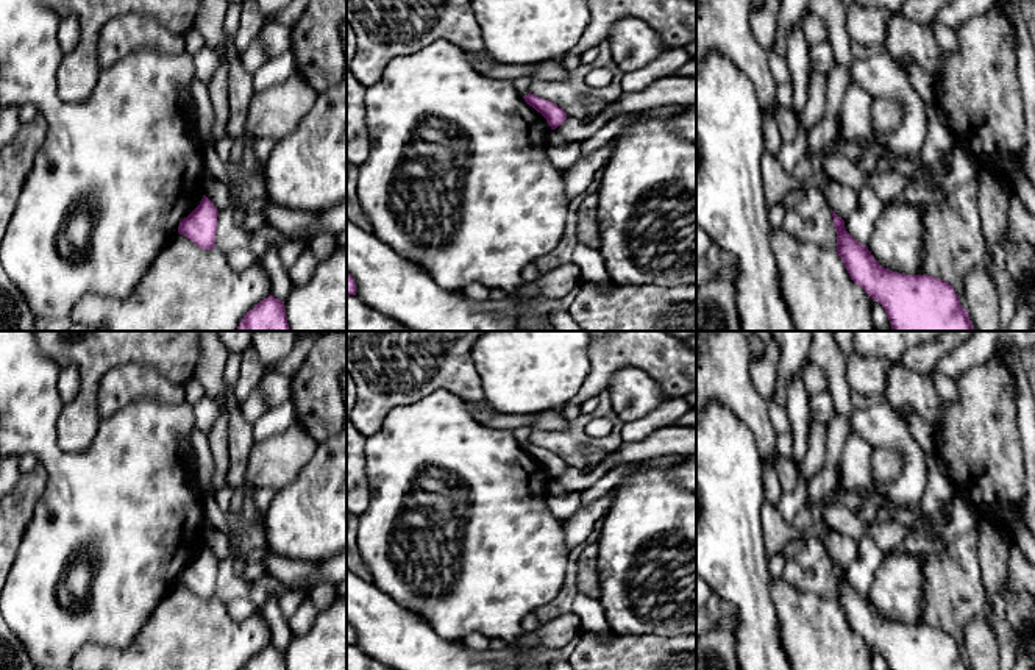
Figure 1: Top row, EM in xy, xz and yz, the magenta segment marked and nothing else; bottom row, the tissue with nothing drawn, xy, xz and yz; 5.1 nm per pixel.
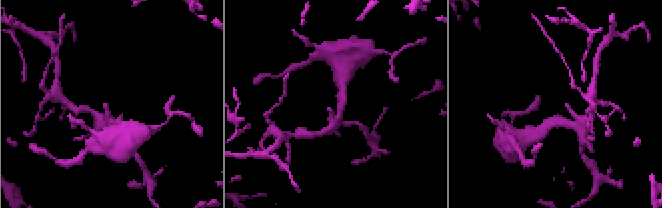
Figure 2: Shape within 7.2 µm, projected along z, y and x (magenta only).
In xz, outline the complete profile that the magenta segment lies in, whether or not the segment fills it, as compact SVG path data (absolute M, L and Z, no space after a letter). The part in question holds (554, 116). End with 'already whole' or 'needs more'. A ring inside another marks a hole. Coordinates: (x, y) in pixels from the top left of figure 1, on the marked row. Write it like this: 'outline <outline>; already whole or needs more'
outline M531 92L523 98L529 106L532 106L537 112L540 112L546 119L551 130L556 130L567 119L567 112L550 100L543 100Z; already whole

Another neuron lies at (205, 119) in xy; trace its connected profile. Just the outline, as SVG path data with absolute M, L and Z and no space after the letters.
M194 77L190 84L194 103L197 106L195 131L206 142L214 144L212 127L215 122L214 109L209 97L209 86Z

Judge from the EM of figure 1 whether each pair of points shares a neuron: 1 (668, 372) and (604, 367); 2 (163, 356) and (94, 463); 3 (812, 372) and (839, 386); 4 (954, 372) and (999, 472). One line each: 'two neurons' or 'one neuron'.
1: one neuron
2: two neurons
3: two neurons
4: two neurons

